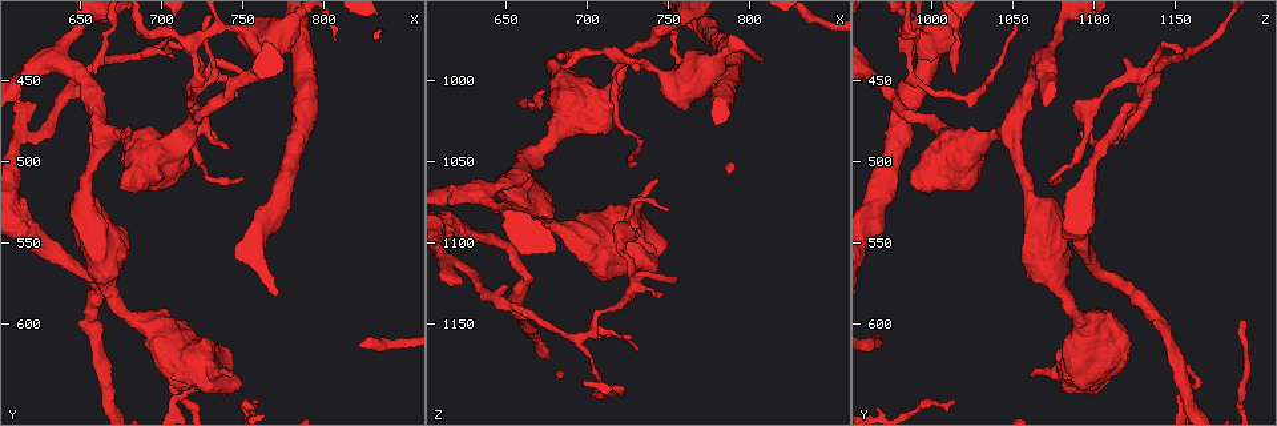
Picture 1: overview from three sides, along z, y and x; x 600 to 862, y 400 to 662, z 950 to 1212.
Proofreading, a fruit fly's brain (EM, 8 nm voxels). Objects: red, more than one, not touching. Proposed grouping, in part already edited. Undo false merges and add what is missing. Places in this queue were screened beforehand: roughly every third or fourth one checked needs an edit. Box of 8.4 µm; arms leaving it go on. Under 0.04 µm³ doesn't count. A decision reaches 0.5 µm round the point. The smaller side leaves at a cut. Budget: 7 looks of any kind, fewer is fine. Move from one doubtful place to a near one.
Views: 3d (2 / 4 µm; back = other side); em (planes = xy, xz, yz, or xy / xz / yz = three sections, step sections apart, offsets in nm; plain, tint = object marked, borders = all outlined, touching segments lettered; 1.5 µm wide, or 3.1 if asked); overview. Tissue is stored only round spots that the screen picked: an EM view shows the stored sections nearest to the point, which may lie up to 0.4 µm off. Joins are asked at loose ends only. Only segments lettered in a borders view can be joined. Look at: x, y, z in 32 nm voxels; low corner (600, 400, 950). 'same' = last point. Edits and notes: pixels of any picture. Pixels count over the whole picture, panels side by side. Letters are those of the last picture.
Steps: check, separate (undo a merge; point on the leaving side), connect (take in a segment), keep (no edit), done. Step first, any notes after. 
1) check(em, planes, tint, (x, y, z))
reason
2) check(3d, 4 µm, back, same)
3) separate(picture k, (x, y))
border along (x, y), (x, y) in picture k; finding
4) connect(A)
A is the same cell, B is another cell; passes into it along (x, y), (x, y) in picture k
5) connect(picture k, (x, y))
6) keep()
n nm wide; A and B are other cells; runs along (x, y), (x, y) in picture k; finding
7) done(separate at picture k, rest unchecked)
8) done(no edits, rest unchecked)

check(em, planes, borders, (742, 630, 1058))
branch stops here

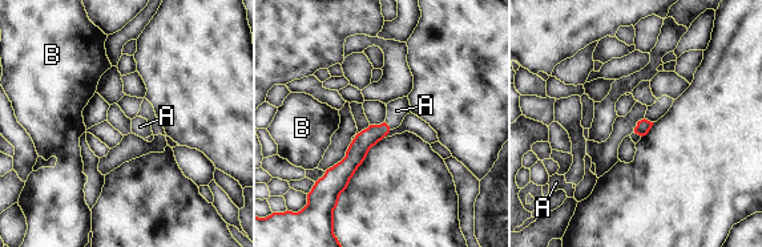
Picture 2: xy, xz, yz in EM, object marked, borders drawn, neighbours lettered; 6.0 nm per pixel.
connect(A)
A is the same cell, B is another cell; passes into it along (363, 141), (387, 125), (396, 110) in picture 2; it goes on there

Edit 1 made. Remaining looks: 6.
check(3d, 4 µm, (752, 508, 1080))
tapers out

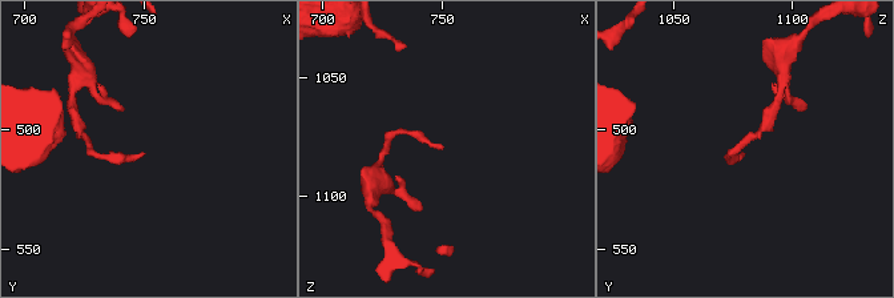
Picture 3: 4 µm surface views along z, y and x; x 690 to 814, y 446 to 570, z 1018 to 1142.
check(em, planes, borders, (751, 510, 1079))

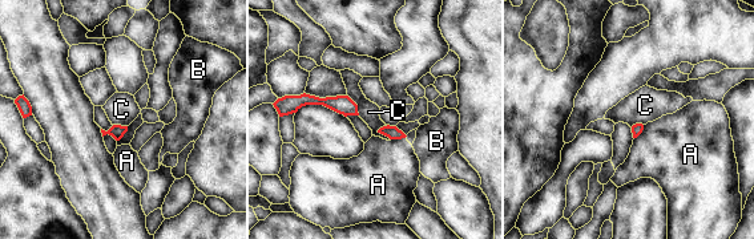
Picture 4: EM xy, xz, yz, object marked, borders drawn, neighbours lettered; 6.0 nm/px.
keep()
C touches over 110 nm; A, B and C are other cells; border along (644, 125), (644, 129), (634, 138) in picture 4; none of them fits

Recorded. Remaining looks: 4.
check(3d, 4 µm, (688, 418, 986))

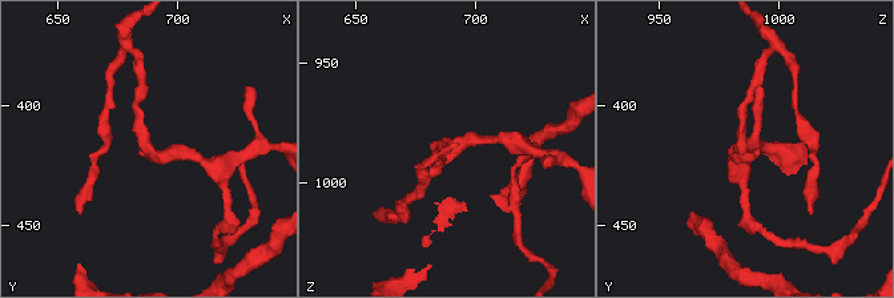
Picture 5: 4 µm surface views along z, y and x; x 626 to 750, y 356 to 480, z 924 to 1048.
check(em, yz, step 8, tint, (688, 419, 986))
need the tissue

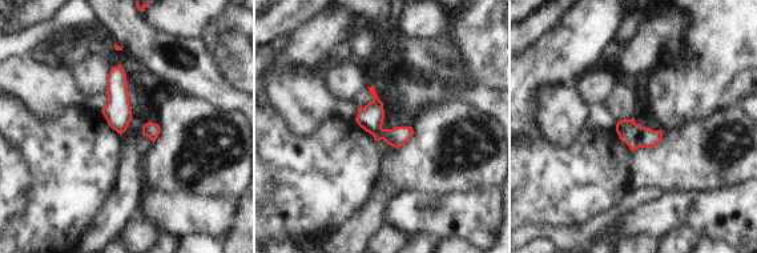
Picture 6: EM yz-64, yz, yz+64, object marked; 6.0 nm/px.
check(em, planes, borders, same)
another direction

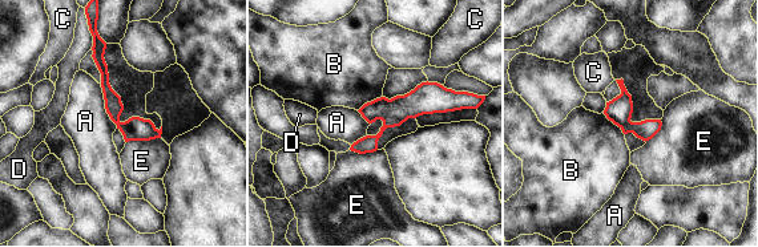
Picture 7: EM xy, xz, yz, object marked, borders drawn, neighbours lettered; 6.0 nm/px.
separate(picture 7, (426, 98))
A, B, C, D and E are other cells; the part that leaves runs along (454, 105), (404, 106), (375, 138), (354, 148) in picture 7; two neurons meet here

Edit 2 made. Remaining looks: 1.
done(connect at picture 2, separate at picture 7, rest unchecked)

